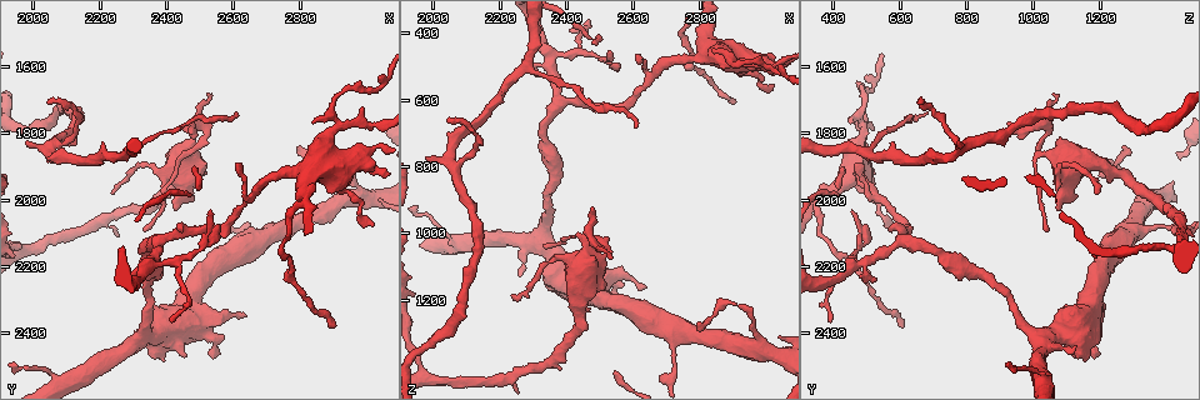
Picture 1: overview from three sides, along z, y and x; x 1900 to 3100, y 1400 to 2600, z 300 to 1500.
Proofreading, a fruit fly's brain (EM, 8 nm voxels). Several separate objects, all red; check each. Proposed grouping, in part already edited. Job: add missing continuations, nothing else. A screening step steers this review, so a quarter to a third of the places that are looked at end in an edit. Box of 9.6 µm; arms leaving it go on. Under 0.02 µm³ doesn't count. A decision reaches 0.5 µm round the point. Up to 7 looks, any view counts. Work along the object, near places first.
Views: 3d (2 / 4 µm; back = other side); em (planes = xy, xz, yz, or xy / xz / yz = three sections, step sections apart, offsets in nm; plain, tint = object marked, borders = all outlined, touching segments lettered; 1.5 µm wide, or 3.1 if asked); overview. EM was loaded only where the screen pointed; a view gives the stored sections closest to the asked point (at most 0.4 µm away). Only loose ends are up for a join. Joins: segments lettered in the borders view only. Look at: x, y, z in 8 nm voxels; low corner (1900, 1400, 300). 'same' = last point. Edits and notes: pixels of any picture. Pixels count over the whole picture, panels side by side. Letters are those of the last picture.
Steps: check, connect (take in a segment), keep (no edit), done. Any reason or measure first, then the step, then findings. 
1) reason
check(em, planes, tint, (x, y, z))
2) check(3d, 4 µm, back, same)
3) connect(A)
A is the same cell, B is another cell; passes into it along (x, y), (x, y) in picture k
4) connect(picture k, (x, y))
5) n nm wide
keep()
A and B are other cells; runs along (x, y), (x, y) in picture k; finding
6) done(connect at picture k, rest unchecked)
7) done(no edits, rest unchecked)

thick end
check(3d, 4 µm, (2420, 2040, 1070))

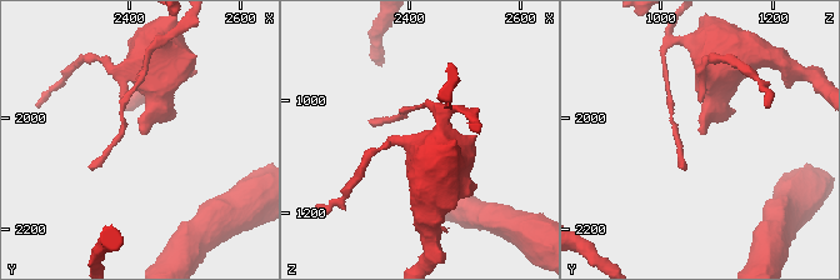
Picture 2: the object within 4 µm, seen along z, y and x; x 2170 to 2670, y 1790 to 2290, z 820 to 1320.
check(em, planes, borders, (2425, 2030, 1075))

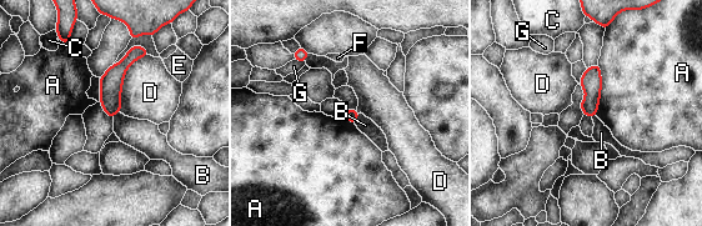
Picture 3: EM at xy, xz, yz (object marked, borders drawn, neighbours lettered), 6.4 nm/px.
D touches over 420 nm
keep()
A, B, C, D, E, F and G are other cells; border along (360, 112), (354, 122) in picture 3; none of them fits

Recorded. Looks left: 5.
tapers out
check(em, planes, plain, (2610, 1890, 470))

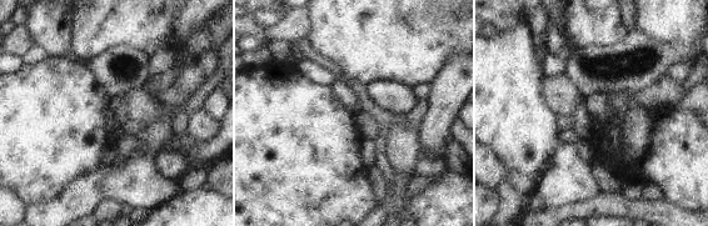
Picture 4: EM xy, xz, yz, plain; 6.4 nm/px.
check(em, planes, tint, same)

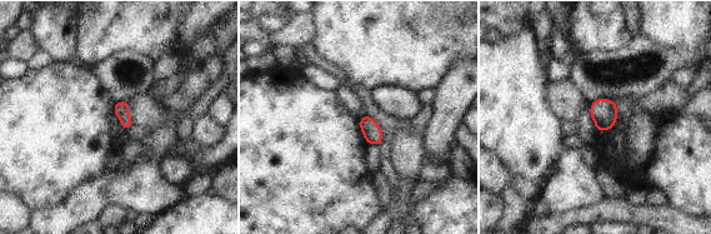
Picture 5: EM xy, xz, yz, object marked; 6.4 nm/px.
check(em, planes, borders, same)

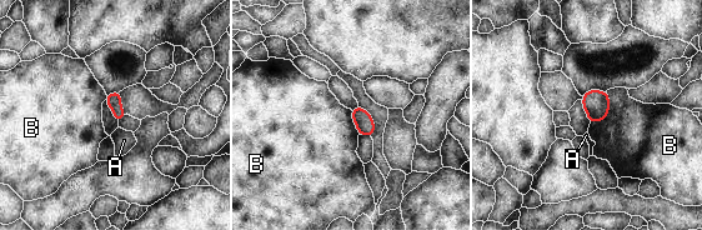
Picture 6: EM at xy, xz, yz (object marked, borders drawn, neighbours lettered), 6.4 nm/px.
100 nm wide; B touches over 240 nm
keep()
A and B are other cells; none of them fits

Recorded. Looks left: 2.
thin end
check(3d, 4 µm, (2900, 2390, 610))

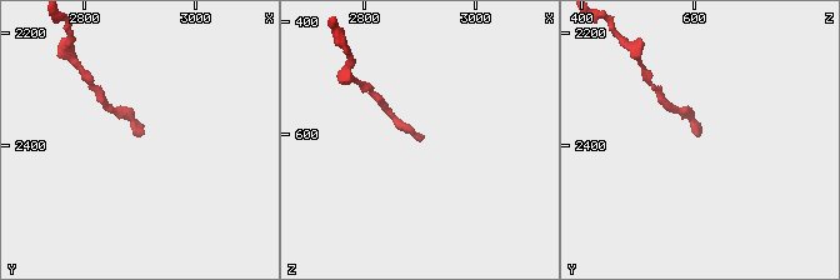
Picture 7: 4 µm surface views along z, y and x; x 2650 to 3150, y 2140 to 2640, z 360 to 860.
now the EM
check(em, yz, step 8, borders, (2900, 2390, 615))

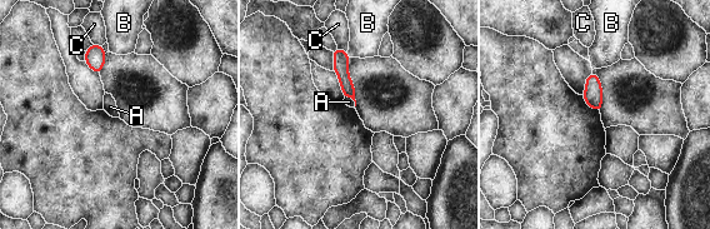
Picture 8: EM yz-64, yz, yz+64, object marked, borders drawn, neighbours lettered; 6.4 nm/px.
keep()
A, B and C are other cells; border along (346, 51), (349, 56) in picture 8; no lettered segment goes on from it

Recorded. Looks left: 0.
done(no edits, rest unchecked)

